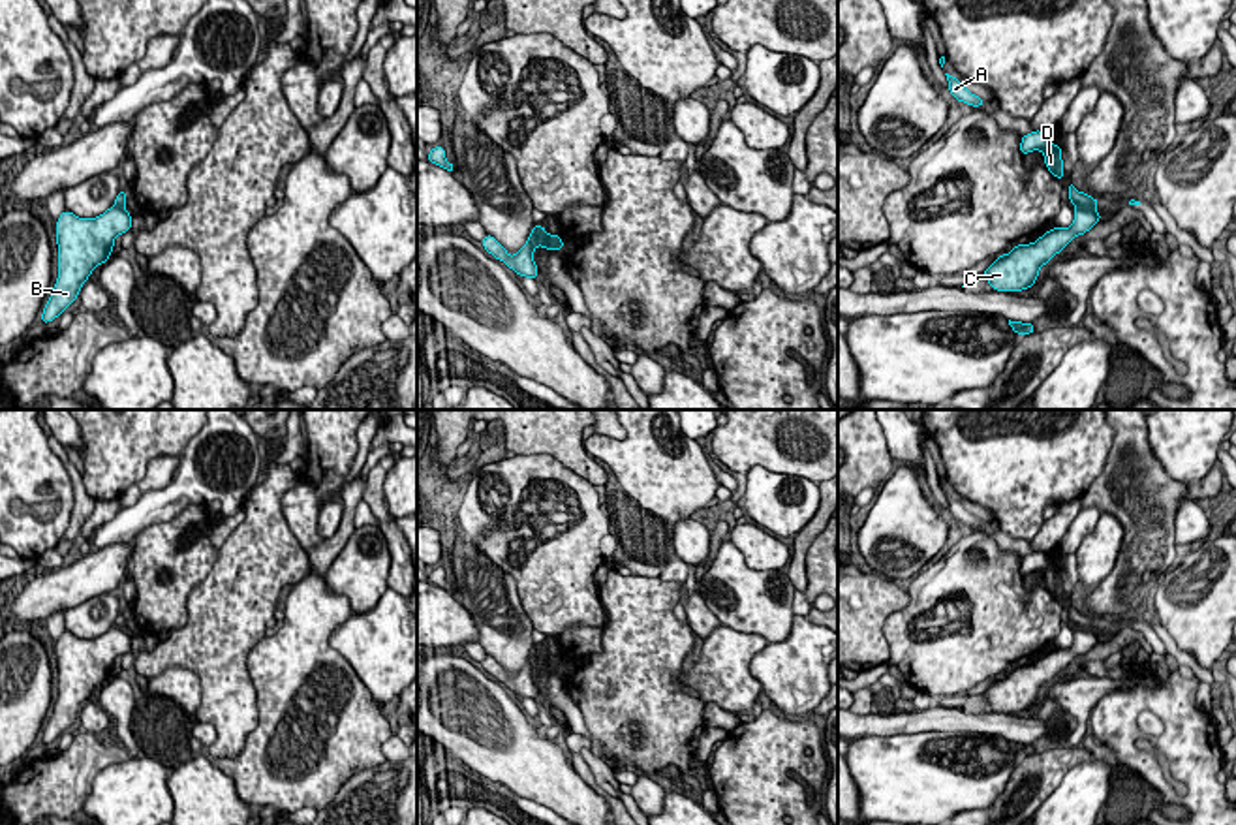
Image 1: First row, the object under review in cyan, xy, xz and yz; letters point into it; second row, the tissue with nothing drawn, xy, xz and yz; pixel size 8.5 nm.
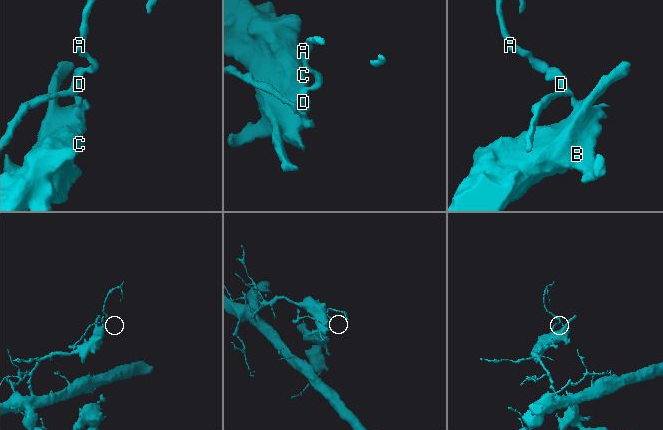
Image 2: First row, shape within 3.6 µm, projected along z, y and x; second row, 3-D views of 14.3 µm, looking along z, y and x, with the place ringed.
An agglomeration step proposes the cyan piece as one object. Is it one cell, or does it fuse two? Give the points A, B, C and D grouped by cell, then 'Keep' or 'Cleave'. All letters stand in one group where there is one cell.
Groups: A D / B C. Cleave

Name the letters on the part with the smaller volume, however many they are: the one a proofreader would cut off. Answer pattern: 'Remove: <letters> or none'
Remove: A, D

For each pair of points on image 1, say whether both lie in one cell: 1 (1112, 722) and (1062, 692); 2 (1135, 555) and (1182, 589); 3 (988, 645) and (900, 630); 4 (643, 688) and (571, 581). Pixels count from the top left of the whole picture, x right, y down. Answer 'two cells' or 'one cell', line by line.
1: two cells
2: two cells
3: one cell
4: two cells

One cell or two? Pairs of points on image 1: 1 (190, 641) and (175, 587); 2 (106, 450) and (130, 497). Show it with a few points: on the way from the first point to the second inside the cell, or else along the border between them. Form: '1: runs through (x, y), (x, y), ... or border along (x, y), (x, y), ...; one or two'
1: border along (201, 581), (186, 600), (186, 621), (169, 632); two
2: border along (156, 457), (147, 465), (147, 472), (119, 497); two

